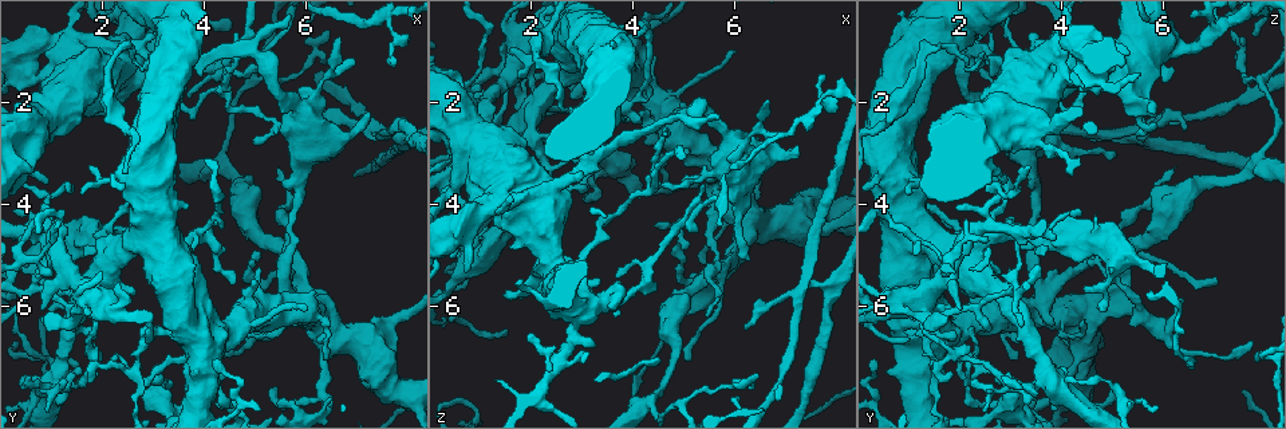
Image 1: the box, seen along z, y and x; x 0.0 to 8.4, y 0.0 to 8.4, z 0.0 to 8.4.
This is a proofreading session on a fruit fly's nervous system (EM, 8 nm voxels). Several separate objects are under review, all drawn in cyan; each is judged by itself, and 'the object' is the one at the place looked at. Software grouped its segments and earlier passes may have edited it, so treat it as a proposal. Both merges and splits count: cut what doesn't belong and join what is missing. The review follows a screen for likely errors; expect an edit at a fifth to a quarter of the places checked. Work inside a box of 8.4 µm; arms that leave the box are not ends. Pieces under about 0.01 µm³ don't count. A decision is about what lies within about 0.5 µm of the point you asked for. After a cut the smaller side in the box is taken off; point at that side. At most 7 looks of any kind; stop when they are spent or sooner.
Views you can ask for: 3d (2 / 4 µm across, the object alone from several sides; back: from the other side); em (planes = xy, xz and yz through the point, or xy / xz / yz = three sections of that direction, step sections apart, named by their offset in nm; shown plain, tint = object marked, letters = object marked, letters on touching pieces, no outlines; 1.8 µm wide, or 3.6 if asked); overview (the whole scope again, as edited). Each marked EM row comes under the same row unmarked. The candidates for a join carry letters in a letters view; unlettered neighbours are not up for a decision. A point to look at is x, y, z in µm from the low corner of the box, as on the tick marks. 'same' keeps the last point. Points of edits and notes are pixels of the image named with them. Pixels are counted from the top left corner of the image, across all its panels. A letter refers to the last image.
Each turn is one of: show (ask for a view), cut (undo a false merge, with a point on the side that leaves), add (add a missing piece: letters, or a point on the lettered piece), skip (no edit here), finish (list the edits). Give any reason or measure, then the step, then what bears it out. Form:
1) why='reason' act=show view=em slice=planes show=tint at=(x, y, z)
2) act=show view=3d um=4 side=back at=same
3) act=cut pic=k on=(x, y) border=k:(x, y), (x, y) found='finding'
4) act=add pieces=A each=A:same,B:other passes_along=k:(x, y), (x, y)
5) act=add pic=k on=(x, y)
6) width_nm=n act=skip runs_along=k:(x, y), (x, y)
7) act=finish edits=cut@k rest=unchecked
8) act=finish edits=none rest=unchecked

why='closes a loop' act=show view=em slice=yz step=4 show=letters at=(4.50, 1.70, 3.25)

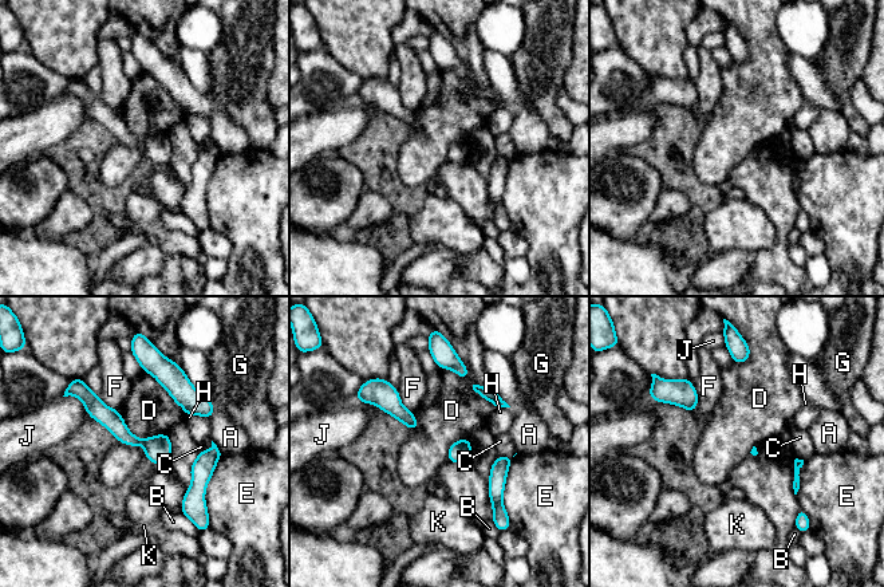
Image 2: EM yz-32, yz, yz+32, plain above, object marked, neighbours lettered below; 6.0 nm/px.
act=skip each=A:other,B:other,C:other,D:other,E:other,F:other,G:other,H:other,J:other,K:other found='all the same neuron'

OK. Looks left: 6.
act=show view=3d um=2 side=back at=(7.60, 1.20, 1.50)

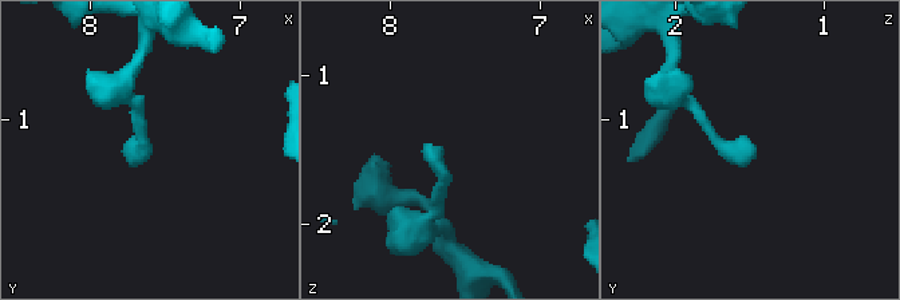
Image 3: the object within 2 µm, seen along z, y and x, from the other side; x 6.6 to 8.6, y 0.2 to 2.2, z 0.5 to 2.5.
why='now the EM' act=show view=em um=3.6 slice=planes show=letters at=(7.66, 1.24, 1.44)

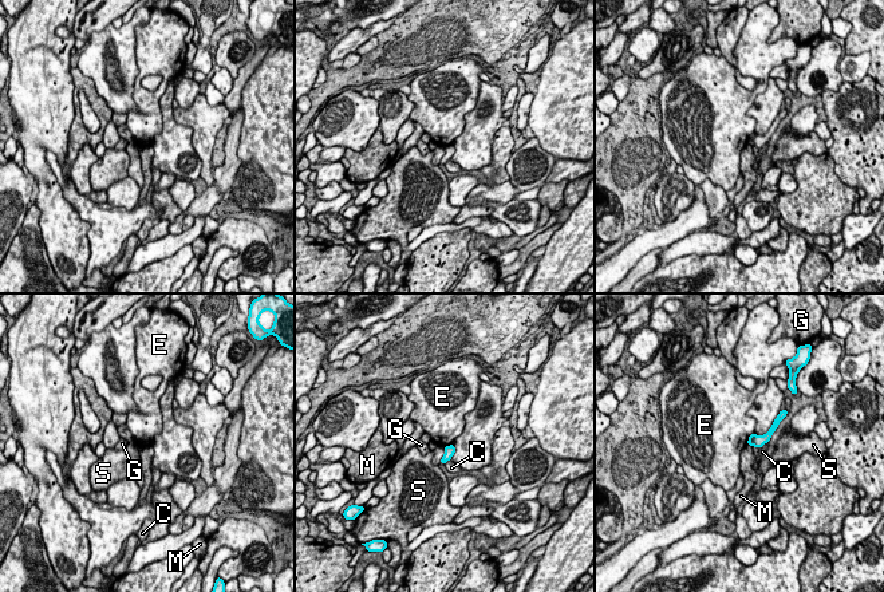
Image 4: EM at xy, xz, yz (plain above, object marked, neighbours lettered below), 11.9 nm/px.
longest_contact=E:180nm act=skip each=C:other,E:other,G:other,M:other,S:other border=4:(753, 431), (746, 444) found='no lettered piece goes on from it'

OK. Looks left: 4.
why='sudden change in width' act=show view=3d um=4 side=back at=(0.70, 4.55, 3.15)

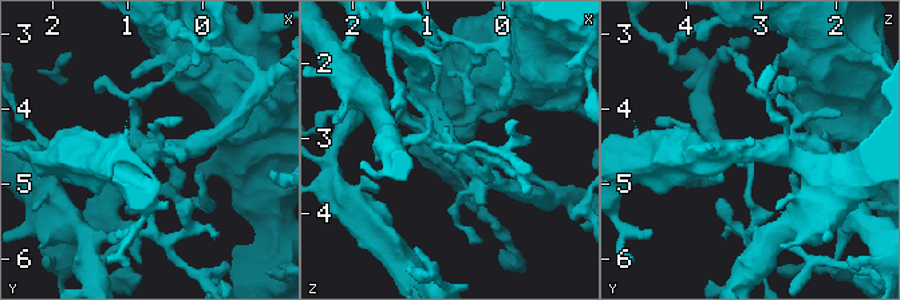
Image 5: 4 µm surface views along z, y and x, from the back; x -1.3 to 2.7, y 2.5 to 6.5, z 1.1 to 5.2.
arms=4 why='shape alone is not enough' act=show view=em slice=xz step=16 show=letters at=same

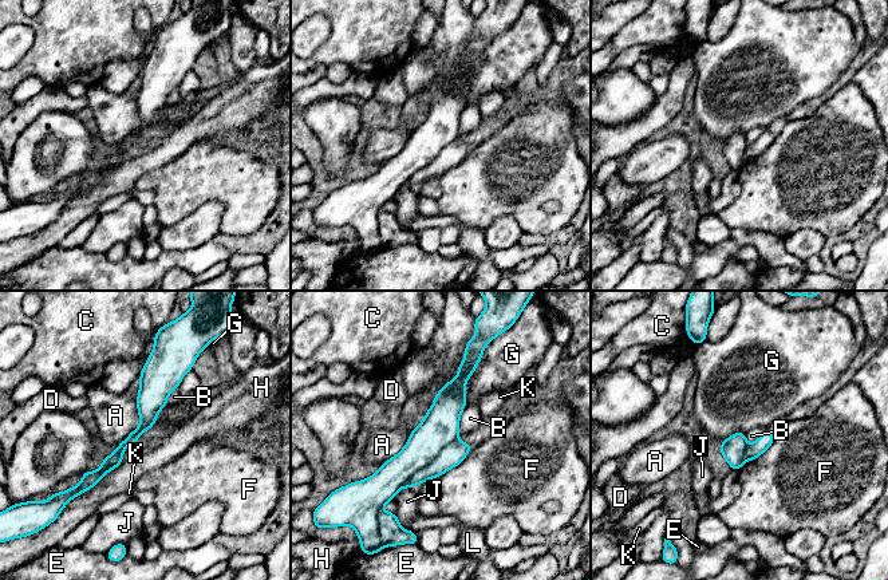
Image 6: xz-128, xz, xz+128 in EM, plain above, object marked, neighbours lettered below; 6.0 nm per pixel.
width_nm=70 act=cut pic=6 on=(441, 426) each=A:other,B:other,C:other,D:other,E:other,F:other,G:other,H:other,J:other,K:other,L:other border=6:(456, 438), (401, 486) found='a second neuron is stuck on'

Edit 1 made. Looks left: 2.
act=finish edits=cut@6 rest=unchecked

